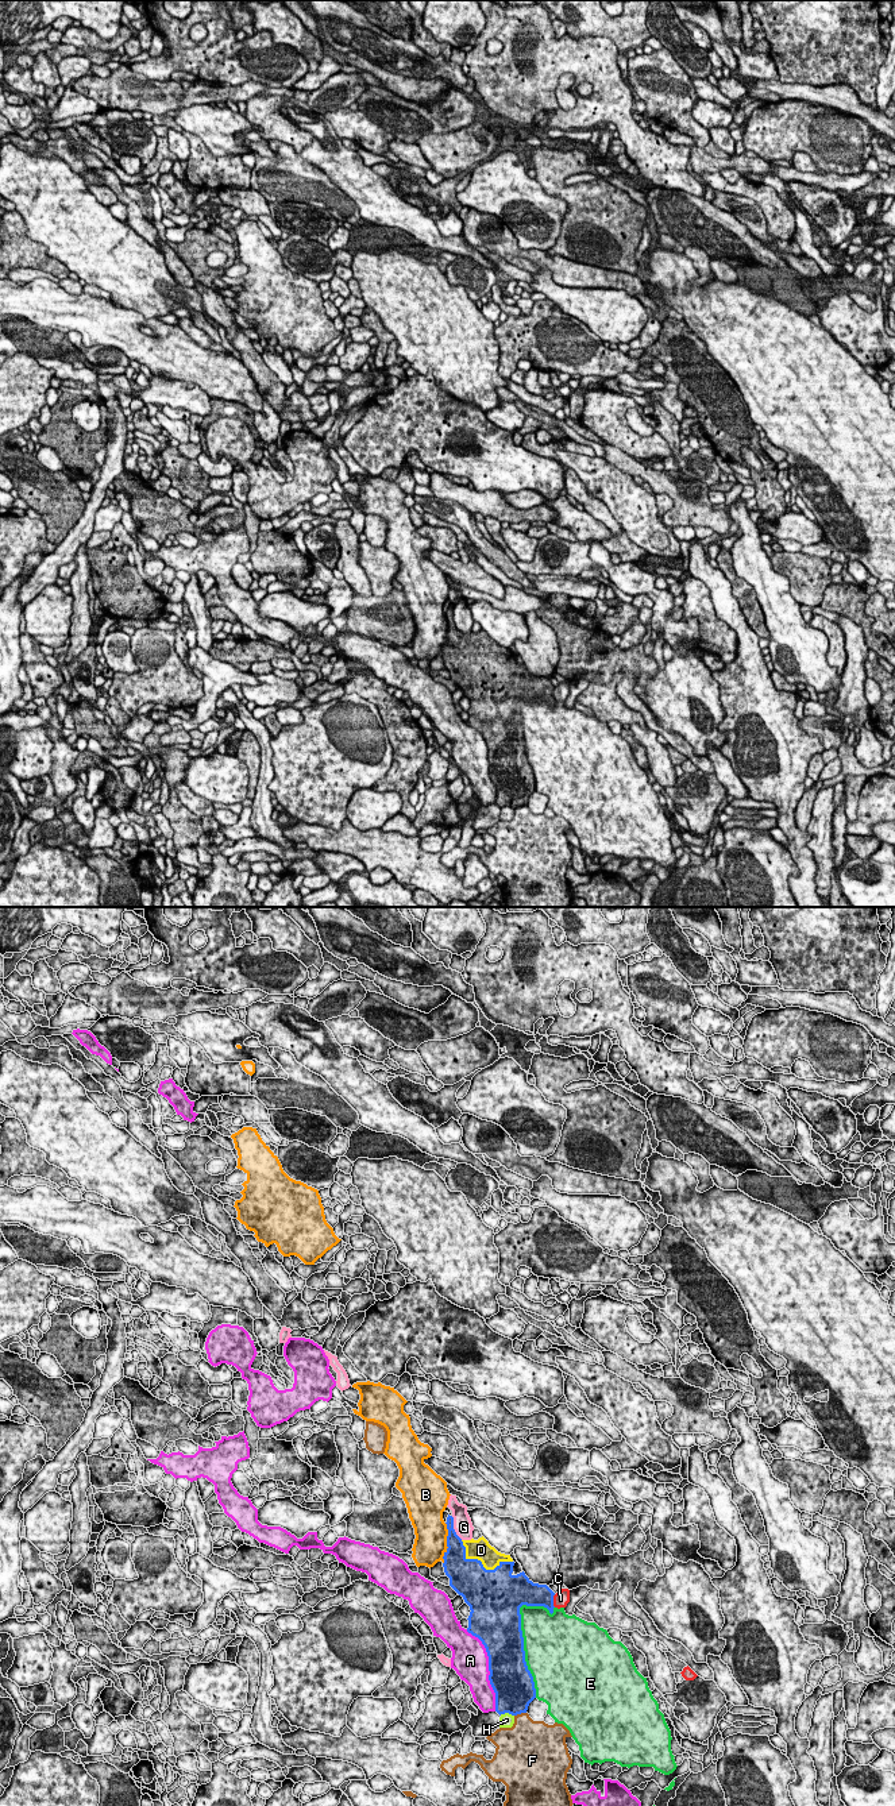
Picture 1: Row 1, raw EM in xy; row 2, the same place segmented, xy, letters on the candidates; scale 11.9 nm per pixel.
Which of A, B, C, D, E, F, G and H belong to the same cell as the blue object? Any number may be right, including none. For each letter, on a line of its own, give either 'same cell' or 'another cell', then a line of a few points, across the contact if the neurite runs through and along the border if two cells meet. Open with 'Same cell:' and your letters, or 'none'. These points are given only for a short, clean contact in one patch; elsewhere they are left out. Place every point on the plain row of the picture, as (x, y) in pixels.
Same cell: D
A: another cell
B: another cell
C: another cell
D: same cell
E: another cell
F: another cell
G: another cell
H: another cell

